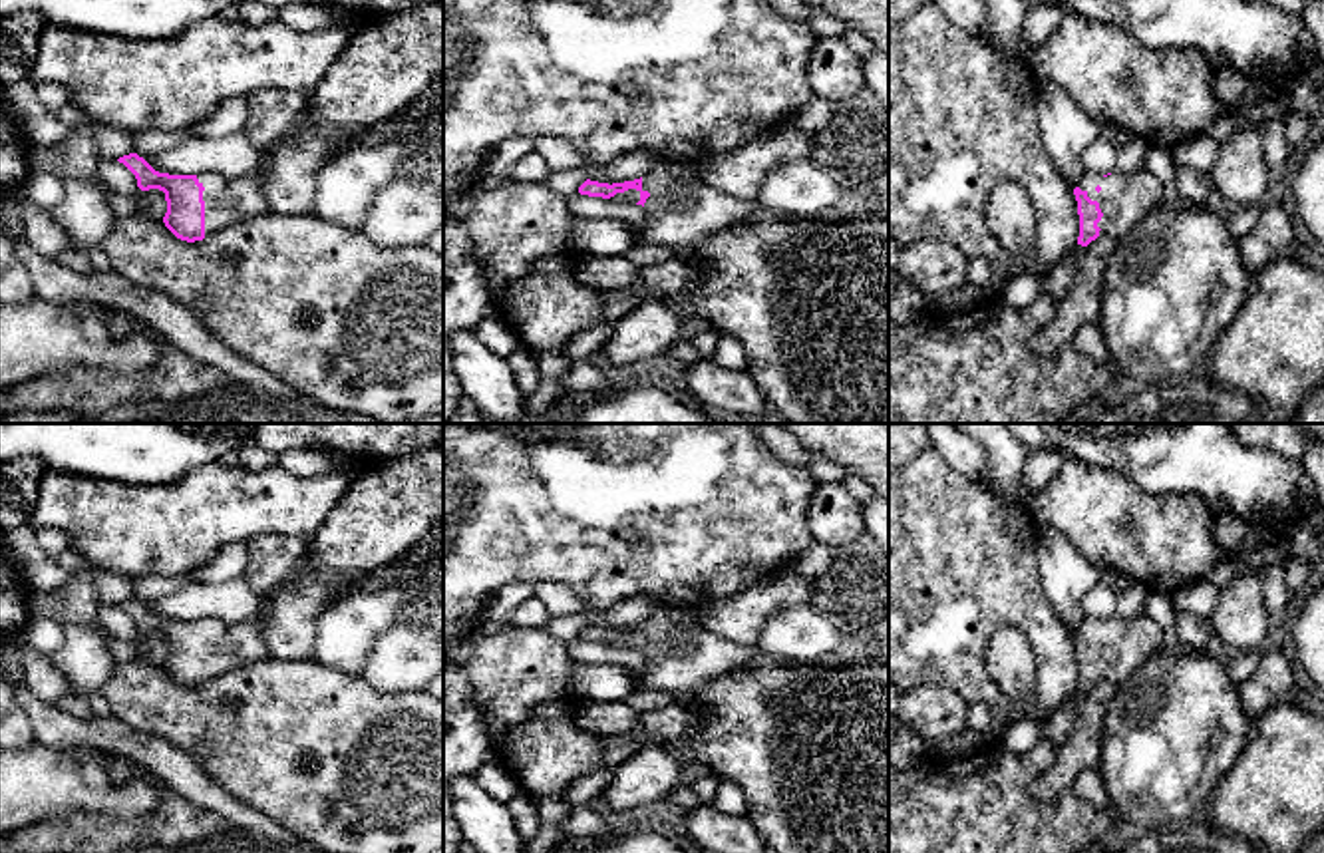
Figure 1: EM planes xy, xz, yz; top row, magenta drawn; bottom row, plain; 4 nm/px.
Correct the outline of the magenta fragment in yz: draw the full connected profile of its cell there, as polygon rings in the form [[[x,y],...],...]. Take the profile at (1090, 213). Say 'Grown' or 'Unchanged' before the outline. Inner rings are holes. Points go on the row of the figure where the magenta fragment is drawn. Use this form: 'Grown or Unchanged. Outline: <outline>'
Grown. Outline: [[[1147,169],[1131,175],[1085,171],[1074,185],[1074,195],[1079,215],[1077,245],[1081,247],[1099,235],[1119,241],[1163,201],[1161,183]]]

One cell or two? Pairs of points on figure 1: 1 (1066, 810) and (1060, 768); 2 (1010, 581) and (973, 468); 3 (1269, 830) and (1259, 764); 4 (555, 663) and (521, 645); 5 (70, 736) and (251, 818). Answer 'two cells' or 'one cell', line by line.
1: two cells
2: two cells
3: one cell
4: one cell
5: one cell

